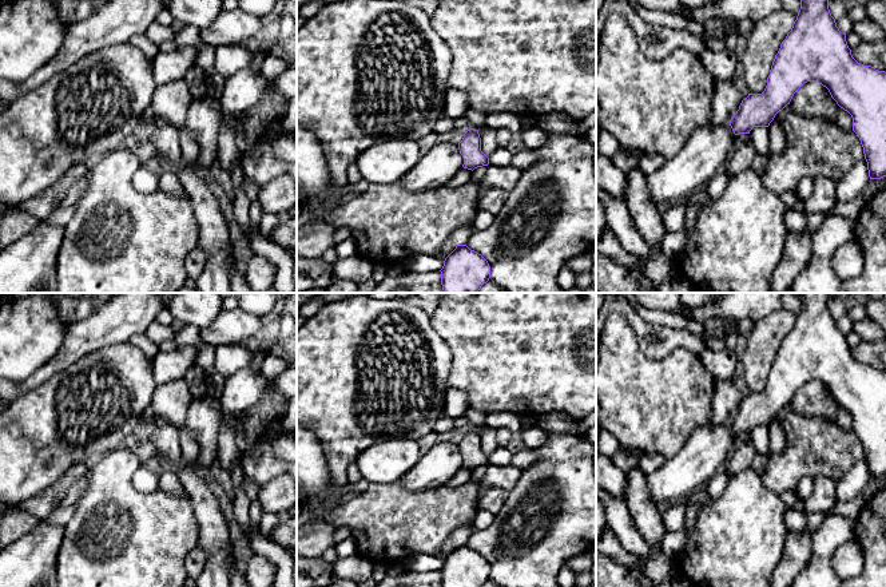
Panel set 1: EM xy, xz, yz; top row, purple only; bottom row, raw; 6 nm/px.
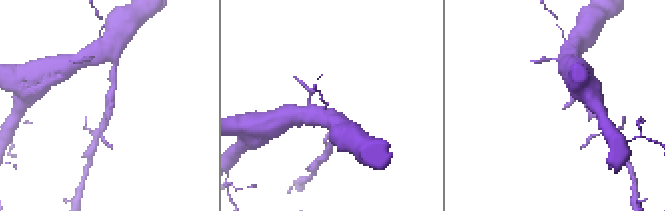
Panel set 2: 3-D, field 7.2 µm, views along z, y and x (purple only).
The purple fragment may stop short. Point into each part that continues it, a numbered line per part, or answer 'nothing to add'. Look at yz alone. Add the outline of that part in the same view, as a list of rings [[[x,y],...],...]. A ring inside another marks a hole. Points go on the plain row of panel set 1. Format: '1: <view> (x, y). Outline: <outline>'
1: yz (704, 453). Outline: [[[730,421],[723,425],[711,423],[696,428],[676,456],[647,475],[651,500],[655,504],[671,503],[703,488],[724,467],[727,452],[734,445],[735,437]]]

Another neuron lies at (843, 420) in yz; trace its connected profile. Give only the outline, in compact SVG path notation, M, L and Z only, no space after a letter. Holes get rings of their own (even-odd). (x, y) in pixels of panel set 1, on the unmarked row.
M841 406L838 408L838 415L837 415L837 419L834 420L834 423L837 424L837 427L839 427L845 431L853 429L851 415Z

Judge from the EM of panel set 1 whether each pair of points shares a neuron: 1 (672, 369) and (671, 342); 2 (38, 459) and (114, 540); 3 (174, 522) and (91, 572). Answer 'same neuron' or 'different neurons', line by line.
1: different neurons
2: different neurons
3: same neuron

